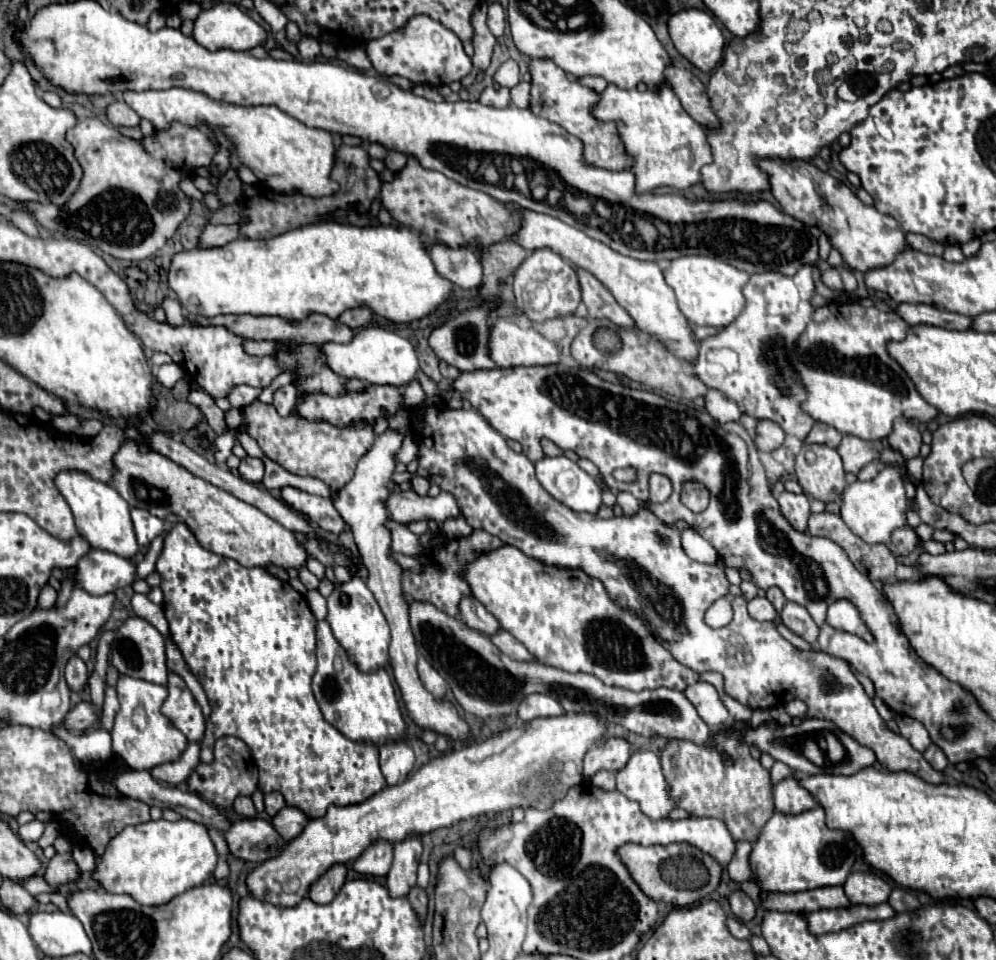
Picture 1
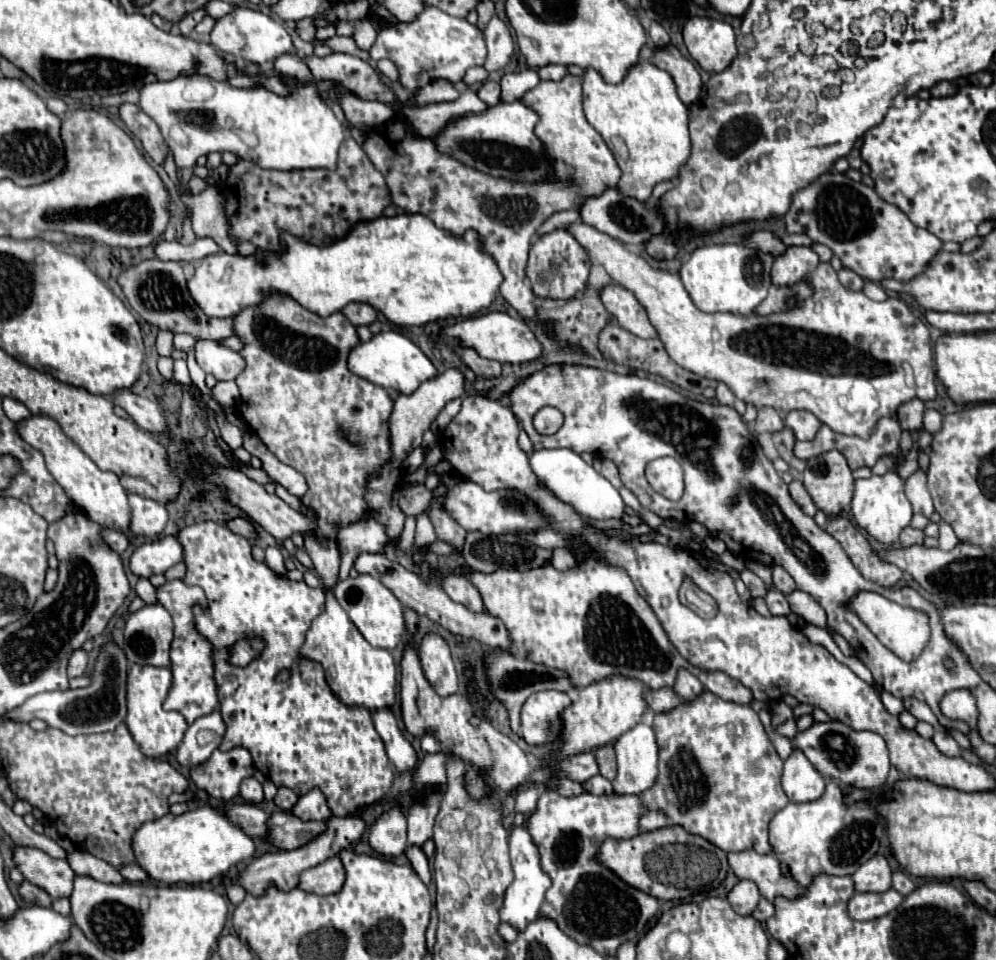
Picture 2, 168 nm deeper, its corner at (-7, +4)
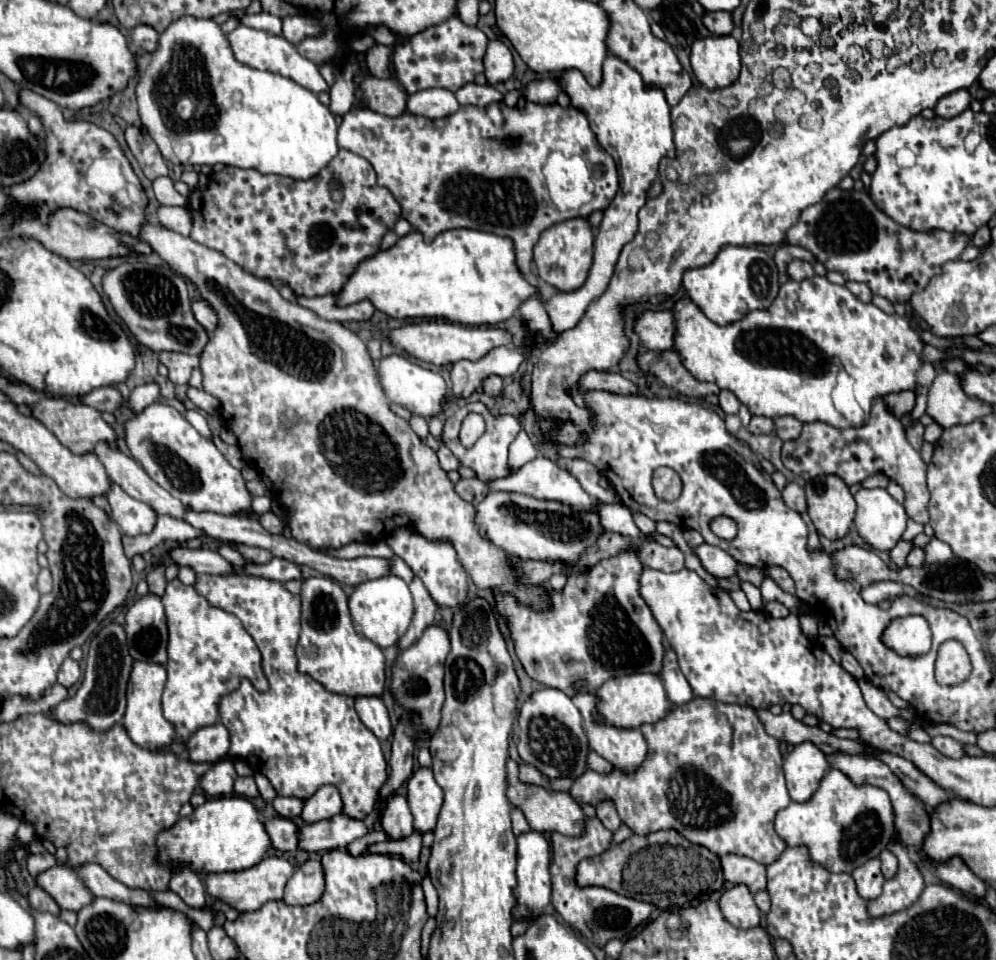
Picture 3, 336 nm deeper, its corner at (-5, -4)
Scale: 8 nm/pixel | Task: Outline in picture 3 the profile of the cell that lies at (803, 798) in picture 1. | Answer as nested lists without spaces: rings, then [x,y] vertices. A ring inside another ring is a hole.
[[[812,742],[798,744],[784,760],[786,788],[790,798],[806,802],[818,788],[822,776],[830,770],[826,754]]]

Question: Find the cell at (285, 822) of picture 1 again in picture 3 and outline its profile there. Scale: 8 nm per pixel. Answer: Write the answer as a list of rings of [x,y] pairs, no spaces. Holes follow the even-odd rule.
[[[322,786],[314,796],[310,796],[304,802],[302,818],[304,818],[304,822],[312,824],[312,822],[332,818],[340,812],[342,812],[342,798],[340,798],[340,792],[336,790],[336,786]]]

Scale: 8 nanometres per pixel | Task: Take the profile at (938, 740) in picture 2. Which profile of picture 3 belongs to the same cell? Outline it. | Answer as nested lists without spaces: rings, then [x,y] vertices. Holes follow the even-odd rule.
[[[934,736],[932,746],[948,758],[962,758],[964,756],[964,746],[950,736]]]

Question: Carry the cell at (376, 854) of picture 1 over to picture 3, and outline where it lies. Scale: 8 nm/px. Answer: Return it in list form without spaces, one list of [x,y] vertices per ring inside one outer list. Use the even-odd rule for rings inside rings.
[[[396,794],[384,808],[382,828],[392,840],[402,840],[414,832],[414,818],[406,796]]]

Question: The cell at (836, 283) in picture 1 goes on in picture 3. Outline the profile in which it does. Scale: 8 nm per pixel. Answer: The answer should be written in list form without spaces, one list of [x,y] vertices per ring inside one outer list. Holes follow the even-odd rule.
[[[846,282],[846,288],[860,300],[860,302],[870,302],[872,300],[872,292],[866,284],[862,282]]]

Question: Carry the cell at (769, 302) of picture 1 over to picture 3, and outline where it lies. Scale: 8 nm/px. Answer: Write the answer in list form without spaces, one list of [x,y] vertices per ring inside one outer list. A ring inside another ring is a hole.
[[[792,260],[788,264],[788,274],[792,280],[804,280],[804,278],[814,276],[814,268],[812,268],[812,264],[808,264],[804,260]]]

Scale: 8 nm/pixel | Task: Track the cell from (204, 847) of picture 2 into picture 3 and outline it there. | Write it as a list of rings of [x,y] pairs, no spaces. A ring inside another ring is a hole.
[[[224,796],[208,798],[202,806],[194,810],[192,816],[180,818],[176,826],[158,834],[160,862],[170,864],[172,868],[178,862],[188,862],[196,872],[234,872],[256,866],[264,854],[272,848],[260,810],[242,796]]]

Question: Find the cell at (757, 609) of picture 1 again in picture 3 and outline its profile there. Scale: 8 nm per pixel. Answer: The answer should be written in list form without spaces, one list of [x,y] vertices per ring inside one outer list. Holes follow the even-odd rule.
[[[766,602],[764,610],[766,610],[772,618],[784,618],[784,616],[790,614],[790,610],[788,610],[784,604],[780,604],[780,602]]]

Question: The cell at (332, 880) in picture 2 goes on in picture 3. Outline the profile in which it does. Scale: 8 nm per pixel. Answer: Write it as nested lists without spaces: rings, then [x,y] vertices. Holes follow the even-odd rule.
[[[306,860],[296,866],[292,878],[284,888],[282,902],[290,906],[306,906],[320,900],[324,892],[324,874],[318,860]]]

